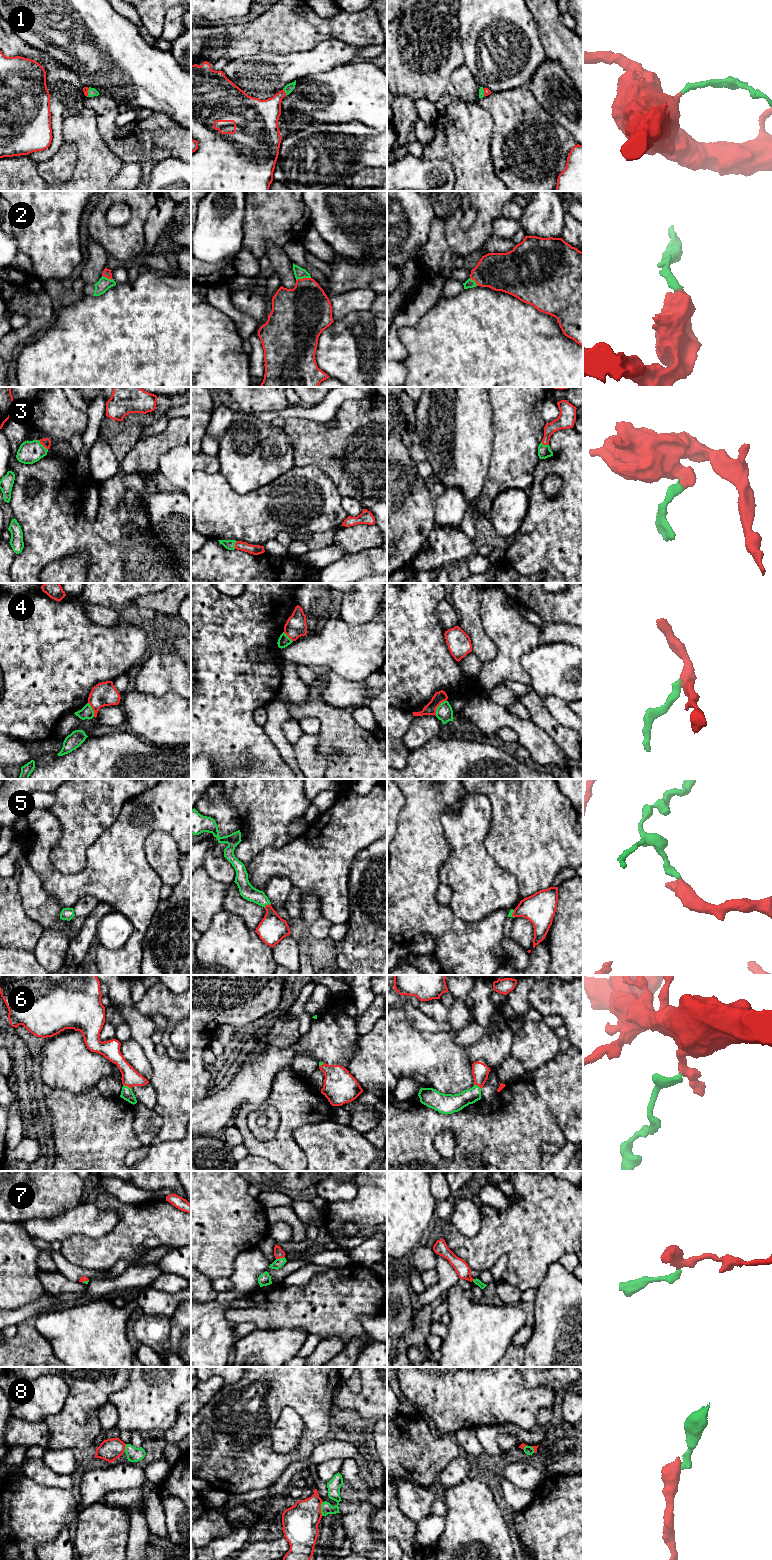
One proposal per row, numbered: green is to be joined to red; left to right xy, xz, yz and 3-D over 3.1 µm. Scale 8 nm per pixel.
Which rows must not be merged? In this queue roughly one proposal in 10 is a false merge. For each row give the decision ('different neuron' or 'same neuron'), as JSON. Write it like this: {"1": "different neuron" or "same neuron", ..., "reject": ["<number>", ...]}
{"1": "same neuron", "2": "same neuron", "3": "same neuron", "4": "same neuron", "5": "same neuron", "6": "same neuron", "7": "same neuron", "8": "different neuron", "reject": ["8"]}

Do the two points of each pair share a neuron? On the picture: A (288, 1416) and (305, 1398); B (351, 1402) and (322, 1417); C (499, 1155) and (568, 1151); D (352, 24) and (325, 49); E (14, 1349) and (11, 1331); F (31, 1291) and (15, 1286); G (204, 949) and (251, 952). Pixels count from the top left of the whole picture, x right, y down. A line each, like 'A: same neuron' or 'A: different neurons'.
A: different neurons
B: different neurons
C: different neurons
D: different neurons
E: different neurons
F: same neuron
G: same neuron

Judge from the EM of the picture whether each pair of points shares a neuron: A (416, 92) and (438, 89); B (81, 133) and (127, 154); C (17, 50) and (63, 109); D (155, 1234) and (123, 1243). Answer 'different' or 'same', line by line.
A: same
B: different
C: same
D: same

